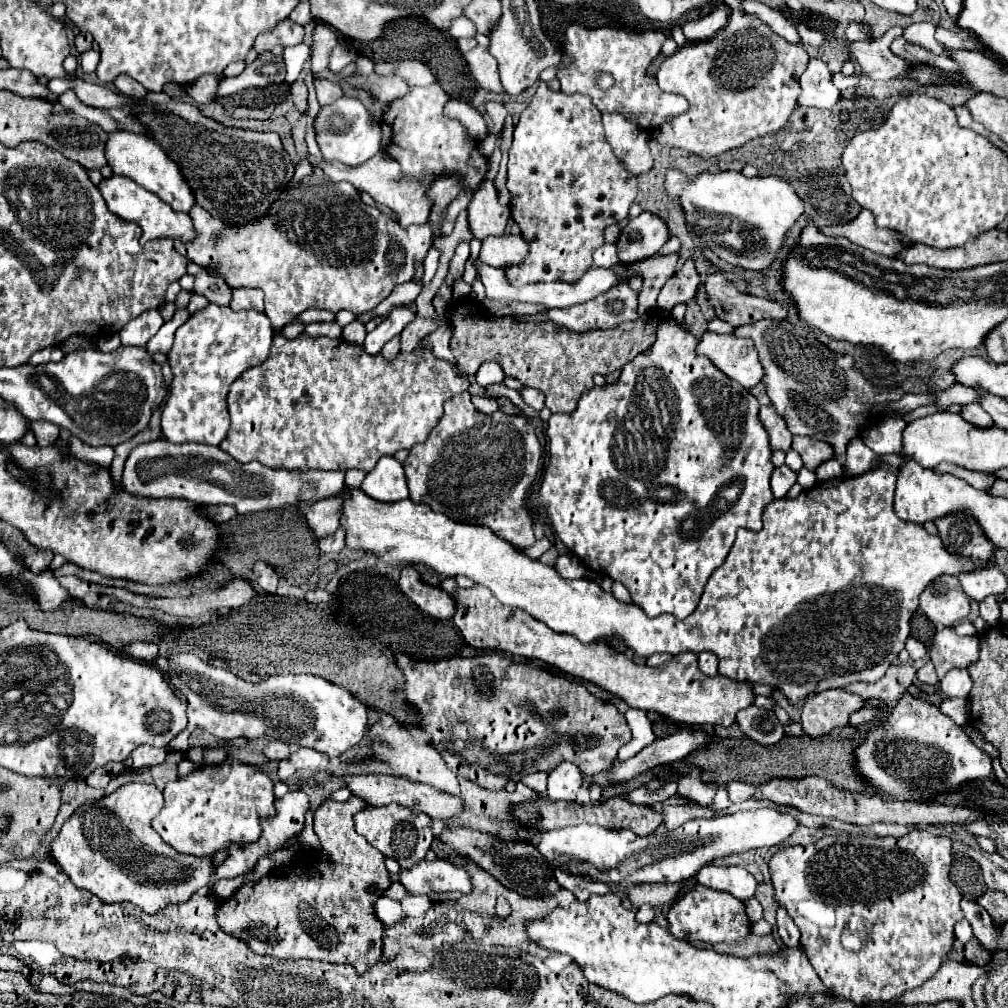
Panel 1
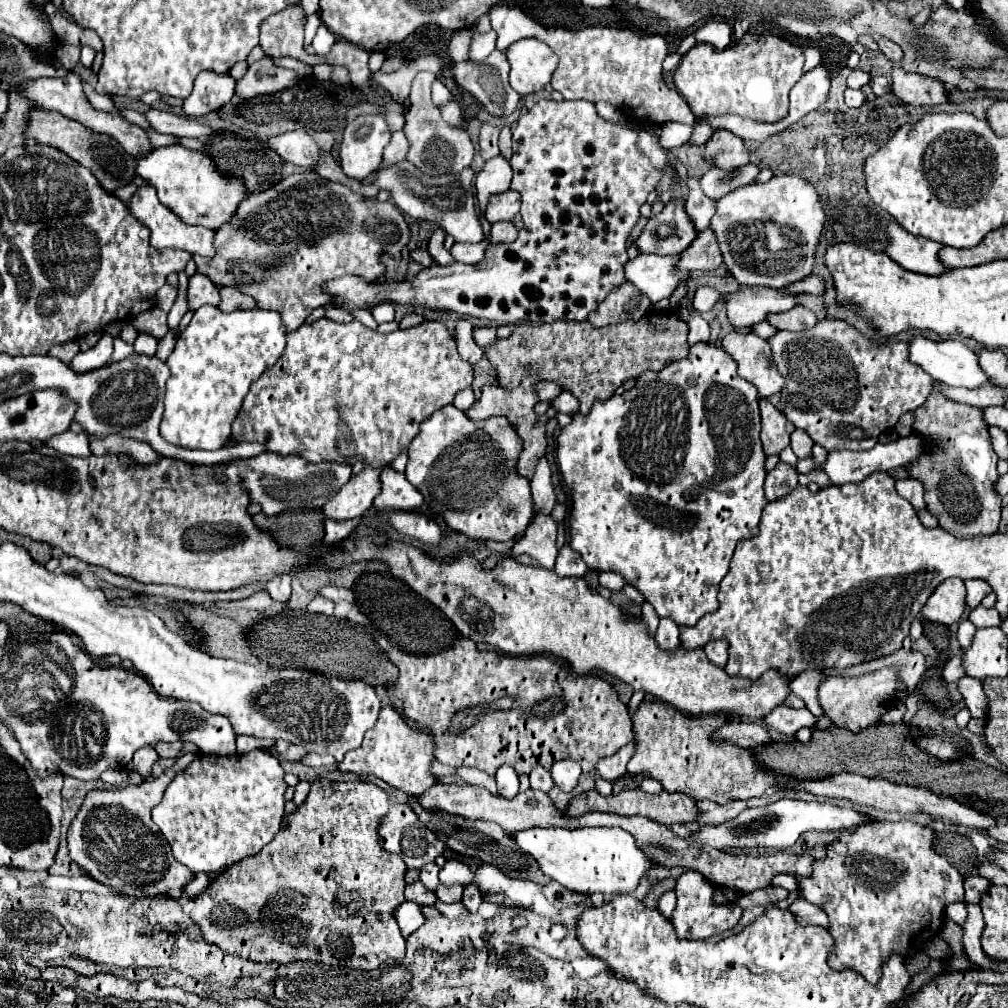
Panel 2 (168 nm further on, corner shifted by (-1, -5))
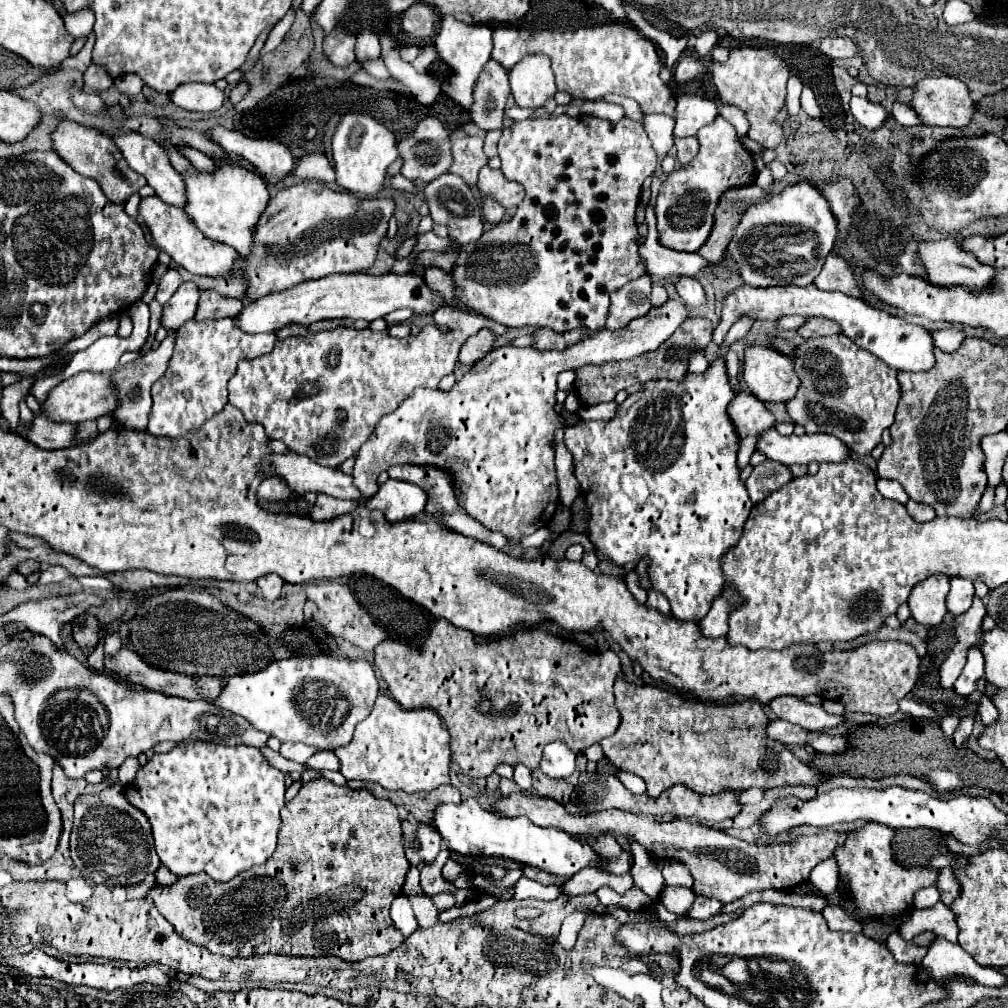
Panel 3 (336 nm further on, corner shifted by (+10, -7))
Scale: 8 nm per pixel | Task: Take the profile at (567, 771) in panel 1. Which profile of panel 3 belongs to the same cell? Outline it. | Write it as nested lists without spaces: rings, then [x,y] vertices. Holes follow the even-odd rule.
[[[554,739],[544,747],[542,759],[540,759],[540,769],[548,777],[554,779],[564,779],[574,773],[574,759],[576,753],[560,739]]]

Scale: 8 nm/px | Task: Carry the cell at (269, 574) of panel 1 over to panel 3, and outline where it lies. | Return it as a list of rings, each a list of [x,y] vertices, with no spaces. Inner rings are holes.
[[[264,575],[256,583],[258,583],[258,589],[262,591],[262,597],[266,601],[276,601],[280,597],[282,585],[284,585],[284,581],[278,575]]]

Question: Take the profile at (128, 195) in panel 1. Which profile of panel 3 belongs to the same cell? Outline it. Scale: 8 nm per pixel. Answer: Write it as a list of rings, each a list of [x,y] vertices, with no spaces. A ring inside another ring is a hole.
[[[146,197],[140,203],[140,215],[144,217],[144,223],[148,231],[154,237],[154,243],[162,247],[180,267],[194,275],[208,275],[208,277],[232,277],[242,267],[238,265],[238,251],[226,243],[218,243],[214,239],[208,239],[200,233],[200,229],[184,215],[182,209],[172,207],[164,203],[160,197]]]

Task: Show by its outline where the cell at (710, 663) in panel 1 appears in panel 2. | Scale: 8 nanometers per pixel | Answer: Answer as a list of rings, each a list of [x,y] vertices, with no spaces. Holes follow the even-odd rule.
[[[725,641],[709,643],[709,645],[705,645],[705,653],[707,653],[707,657],[711,659],[713,665],[723,667],[725,661],[727,661],[727,643]]]

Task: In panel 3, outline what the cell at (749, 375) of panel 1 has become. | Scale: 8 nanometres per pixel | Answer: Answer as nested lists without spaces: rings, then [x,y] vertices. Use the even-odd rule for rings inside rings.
[[[758,345],[746,349],[744,381],[750,391],[764,403],[786,403],[796,395],[800,385],[800,377],[794,371],[792,359],[782,353],[776,353],[770,347]]]

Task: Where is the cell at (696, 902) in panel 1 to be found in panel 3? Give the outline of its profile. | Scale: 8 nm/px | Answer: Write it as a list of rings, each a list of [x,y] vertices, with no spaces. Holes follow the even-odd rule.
[[[666,863],[662,873],[664,873],[664,879],[666,879],[666,885],[692,887],[690,871],[688,871],[688,867],[680,867],[680,863]]]

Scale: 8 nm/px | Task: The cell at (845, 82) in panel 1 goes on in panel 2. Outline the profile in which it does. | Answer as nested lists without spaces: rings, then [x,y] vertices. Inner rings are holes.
[[[875,77],[875,79],[871,79],[871,81],[869,81],[869,87],[871,87],[871,91],[873,91],[875,97],[881,97],[883,93],[891,91],[887,77]]]

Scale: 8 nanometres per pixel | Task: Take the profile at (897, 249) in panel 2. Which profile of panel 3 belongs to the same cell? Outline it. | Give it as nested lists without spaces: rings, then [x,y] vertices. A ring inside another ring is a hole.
[[[944,239],[934,243],[920,243],[918,255],[922,265],[928,269],[930,283],[950,287],[950,285],[968,285],[972,291],[982,291],[984,287],[992,287],[996,283],[996,269],[990,265],[980,263],[970,251],[964,251],[956,239]]]

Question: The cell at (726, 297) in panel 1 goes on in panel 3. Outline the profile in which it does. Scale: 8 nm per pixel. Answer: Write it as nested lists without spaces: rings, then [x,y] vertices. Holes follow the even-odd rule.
[[[810,317],[808,323],[804,327],[798,329],[798,333],[804,337],[804,339],[810,339],[810,337],[822,337],[822,335],[840,335],[840,325],[828,321],[828,319],[822,319],[822,317]]]

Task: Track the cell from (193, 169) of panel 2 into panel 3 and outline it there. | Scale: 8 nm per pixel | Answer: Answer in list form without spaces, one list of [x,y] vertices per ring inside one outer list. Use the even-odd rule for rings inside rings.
[[[224,165],[214,175],[208,173],[186,173],[186,215],[194,219],[196,227],[210,239],[232,245],[242,257],[250,257],[254,243],[254,229],[270,203],[266,183],[252,171],[240,165]]]

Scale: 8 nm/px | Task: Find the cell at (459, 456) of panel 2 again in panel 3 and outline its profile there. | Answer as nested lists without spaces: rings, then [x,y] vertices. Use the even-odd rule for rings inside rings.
[[[392,465],[388,467],[388,475],[390,479],[414,483],[422,487],[428,495],[432,495],[428,497],[428,505],[426,505],[426,513],[430,517],[438,513],[462,513],[452,483],[448,479],[450,475],[444,475],[442,469],[426,467],[426,465]]]

